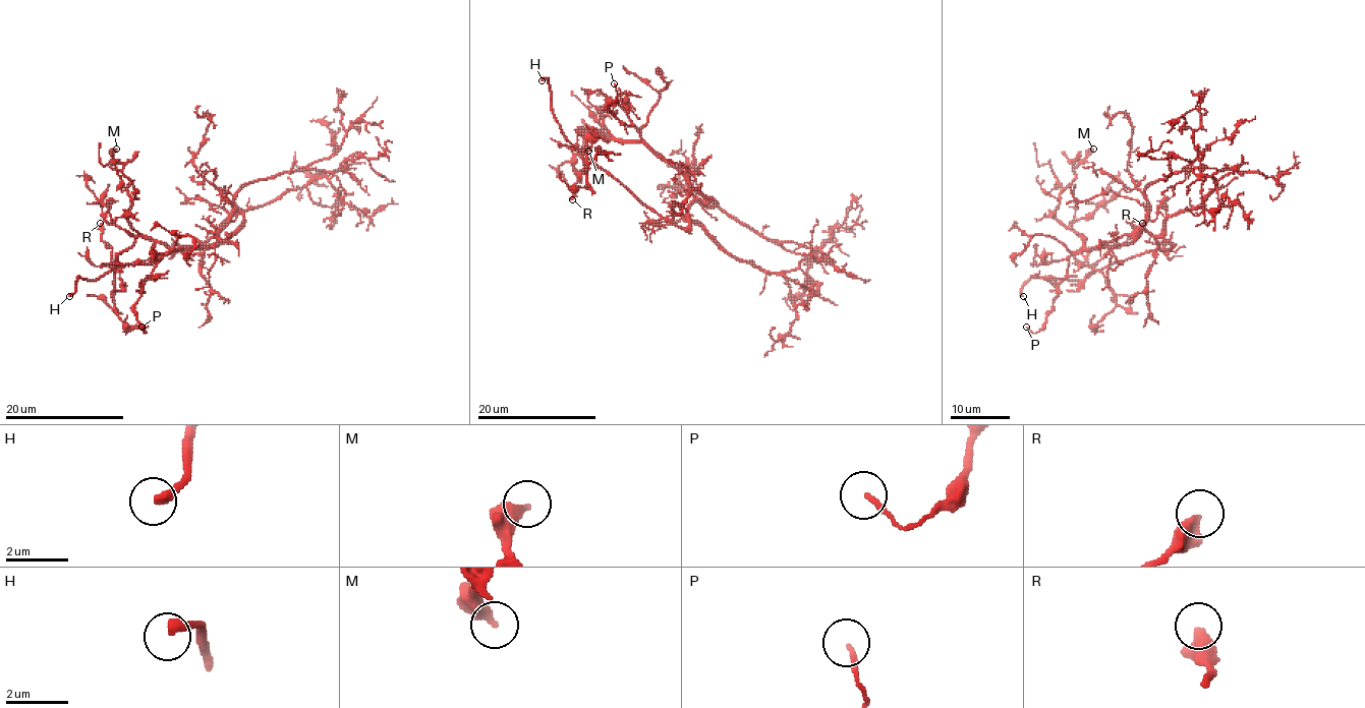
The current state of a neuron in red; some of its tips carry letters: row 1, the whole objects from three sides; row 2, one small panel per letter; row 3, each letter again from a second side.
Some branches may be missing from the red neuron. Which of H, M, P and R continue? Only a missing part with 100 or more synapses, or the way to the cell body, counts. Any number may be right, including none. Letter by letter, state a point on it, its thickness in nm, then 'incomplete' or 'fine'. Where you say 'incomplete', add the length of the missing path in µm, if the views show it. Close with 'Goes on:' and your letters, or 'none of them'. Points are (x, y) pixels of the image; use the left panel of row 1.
H: (69, 296) | 280 nm | incomplete | 30 µm
M: (116, 149) | 380 nm | fine
P: (141, 327) | 150 nm | fine
R: (100, 223) | 440 nm | fine
Goes on: H

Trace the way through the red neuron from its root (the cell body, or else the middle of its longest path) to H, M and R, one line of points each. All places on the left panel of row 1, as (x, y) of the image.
H: (225, 225), (195, 248), (133, 261), (108, 271), (96, 280), (79, 277), (75, 291), (69, 296)
M: (225, 225), (221, 241), (208, 245), (172, 248), (147, 239), (128, 220), (130, 181), (111, 167), (116, 149)
R: (225, 225), (195, 248), (164, 252), (115, 269), (111, 260), (112, 249), (102, 239), (100, 223)

